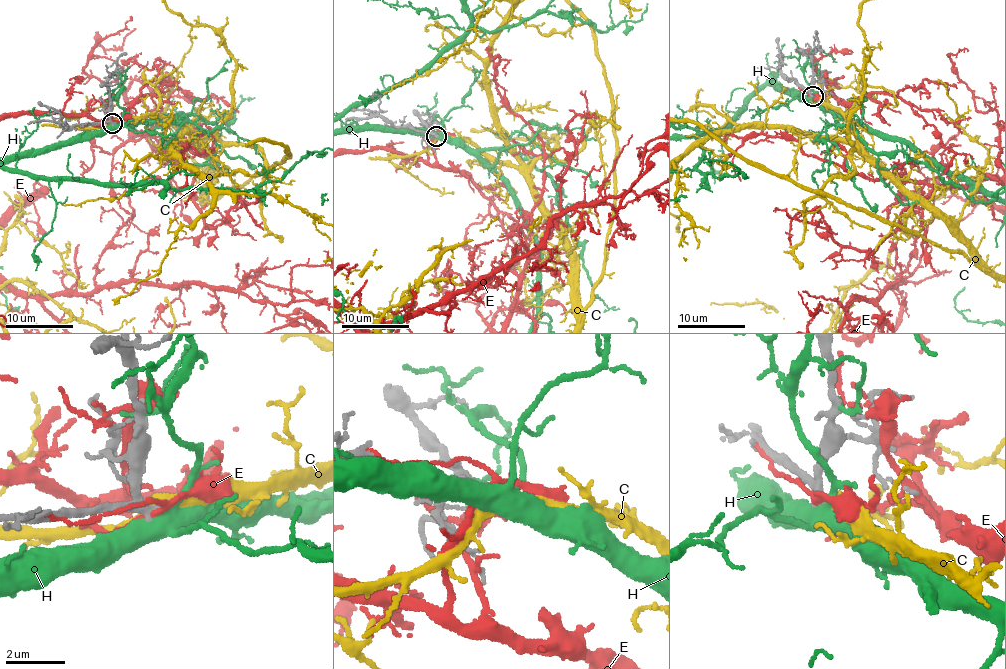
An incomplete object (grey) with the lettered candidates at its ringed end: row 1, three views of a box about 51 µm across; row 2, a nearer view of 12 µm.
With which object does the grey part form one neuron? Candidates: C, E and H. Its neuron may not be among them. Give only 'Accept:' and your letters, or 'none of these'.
Accept: C

